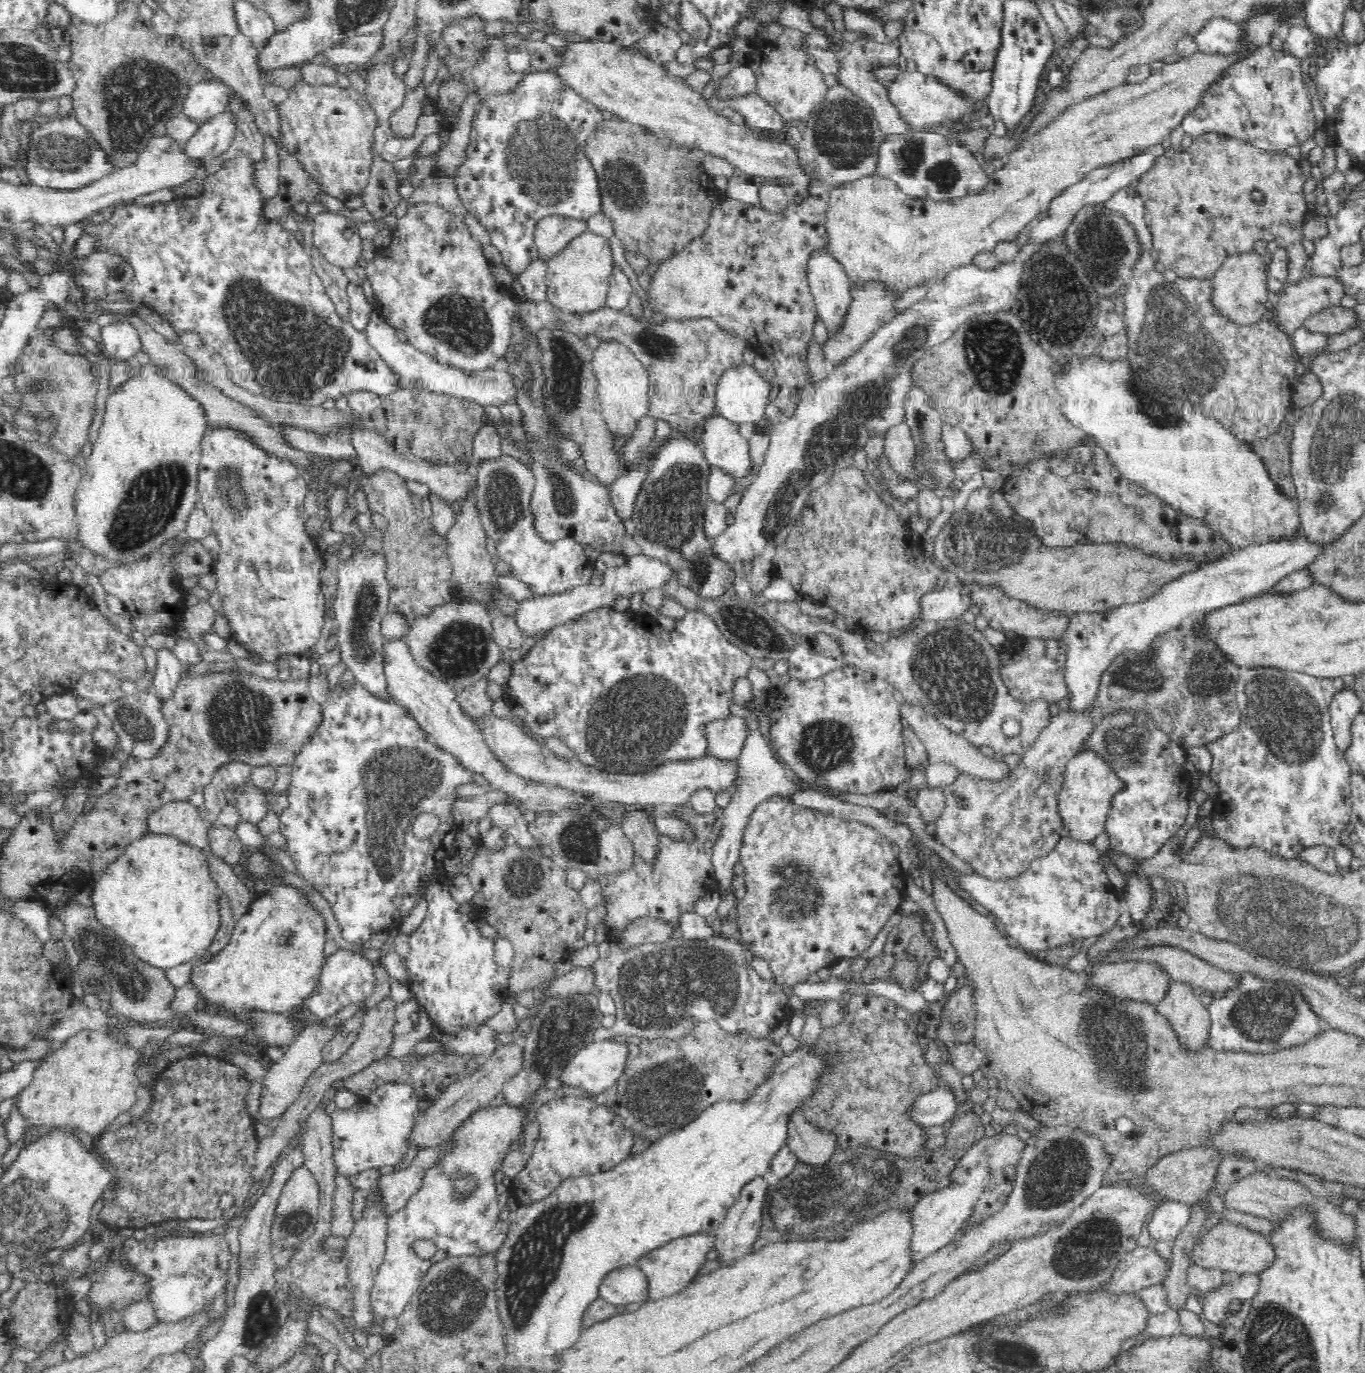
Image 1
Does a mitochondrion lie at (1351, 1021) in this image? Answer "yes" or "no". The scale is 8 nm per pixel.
no

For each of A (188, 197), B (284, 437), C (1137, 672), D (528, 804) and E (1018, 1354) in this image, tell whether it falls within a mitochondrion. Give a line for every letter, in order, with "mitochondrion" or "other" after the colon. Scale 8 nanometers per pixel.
A: other
B: other
C: mitochondrion
D: other
E: mitochondrion

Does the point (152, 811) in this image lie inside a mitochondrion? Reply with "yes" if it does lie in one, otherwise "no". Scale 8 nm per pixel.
no

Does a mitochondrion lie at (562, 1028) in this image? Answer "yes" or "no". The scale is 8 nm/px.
yes

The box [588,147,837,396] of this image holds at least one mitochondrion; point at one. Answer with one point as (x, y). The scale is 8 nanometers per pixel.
(619, 167)

